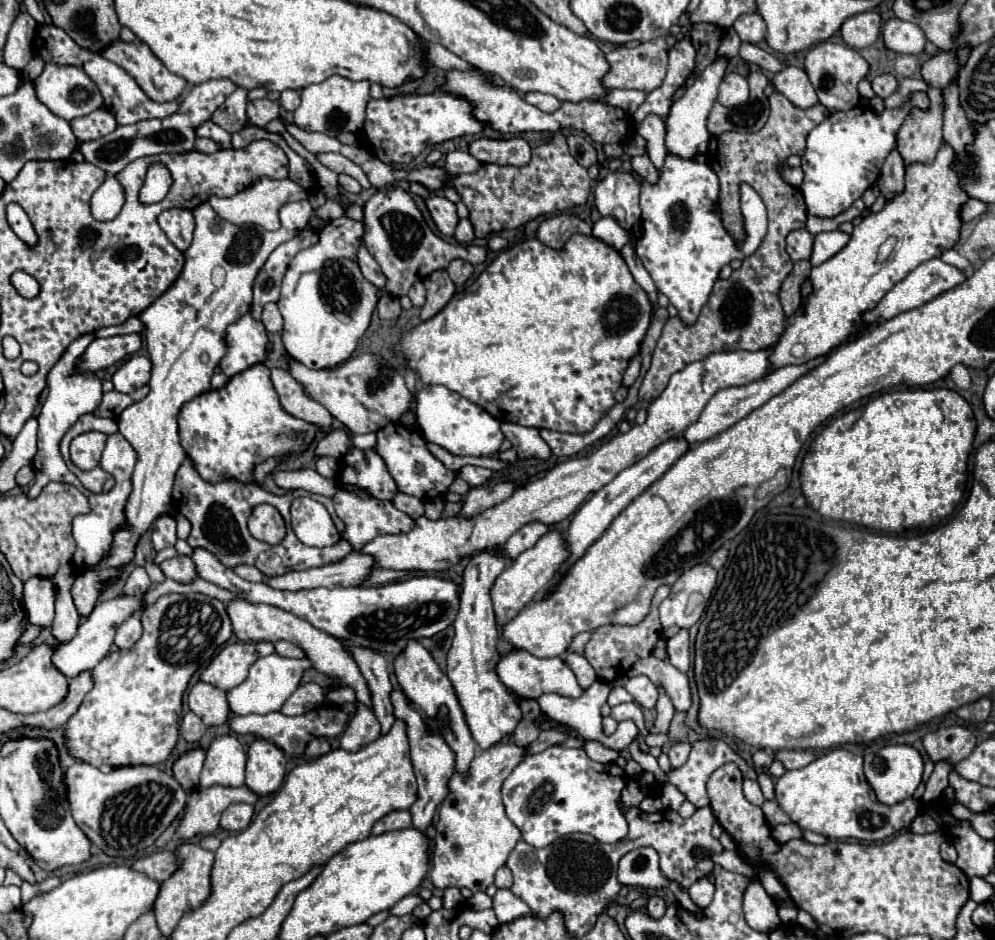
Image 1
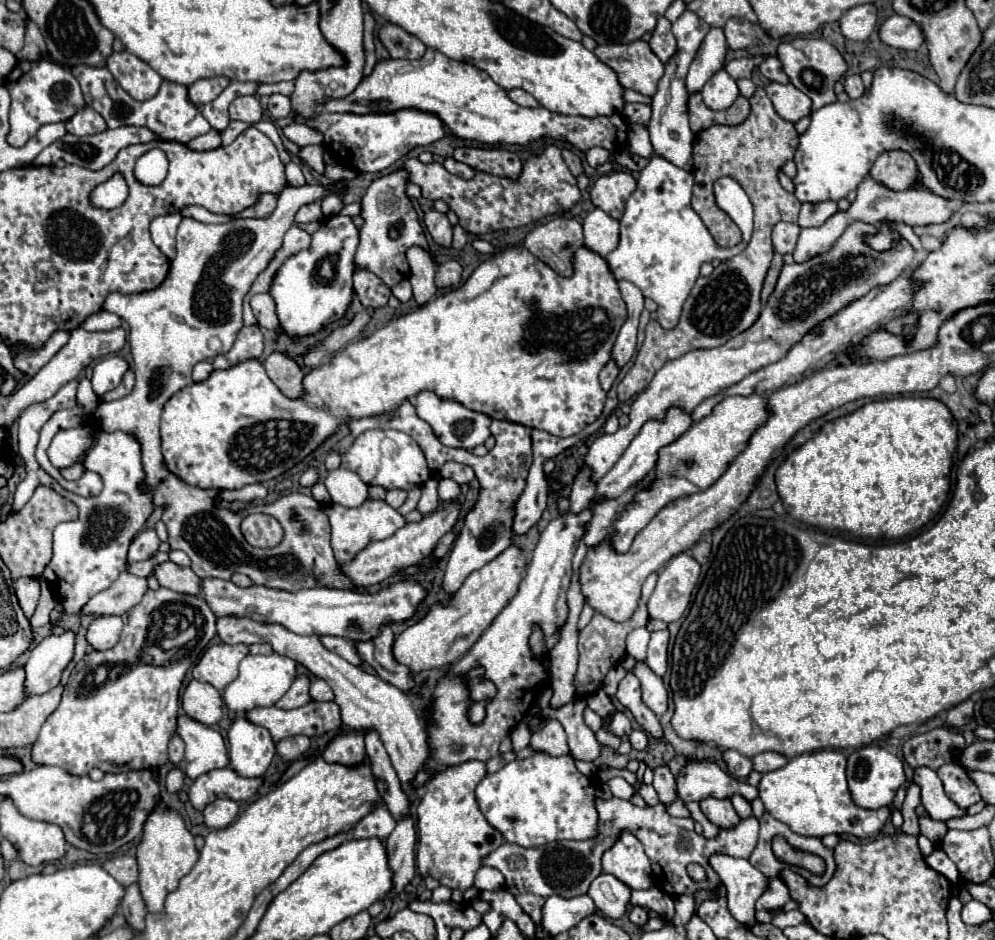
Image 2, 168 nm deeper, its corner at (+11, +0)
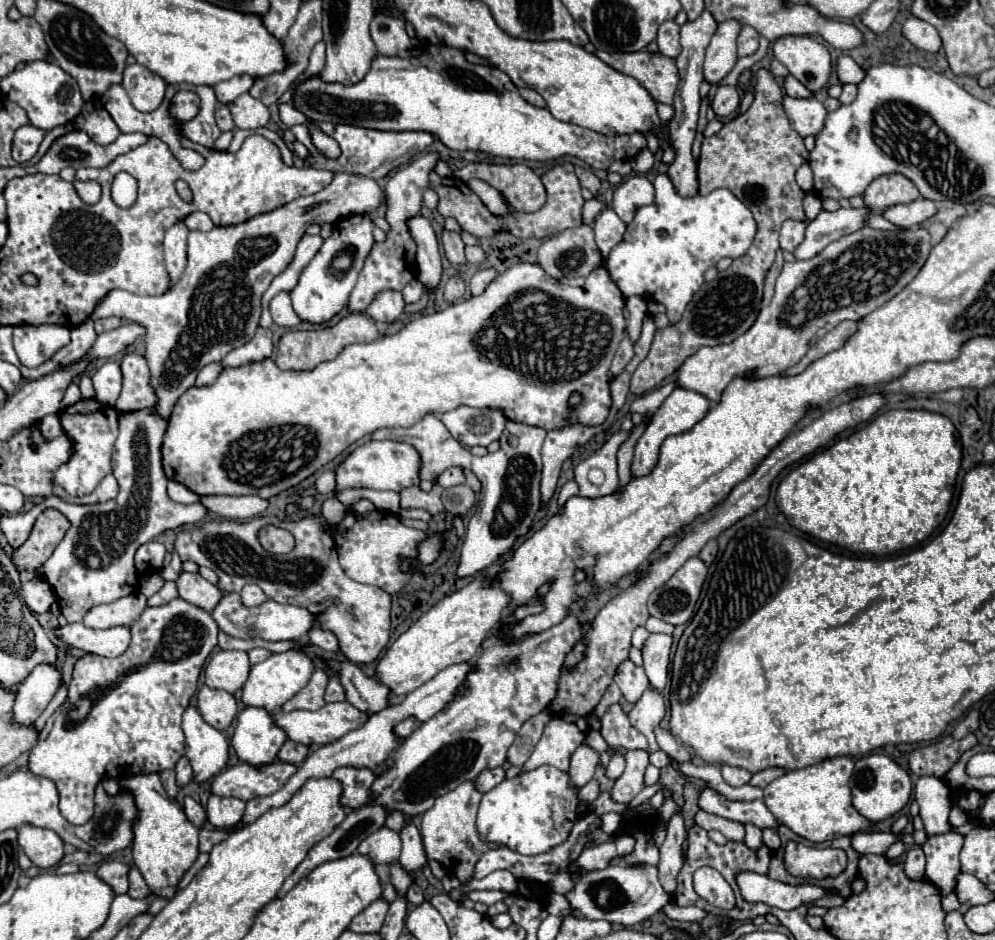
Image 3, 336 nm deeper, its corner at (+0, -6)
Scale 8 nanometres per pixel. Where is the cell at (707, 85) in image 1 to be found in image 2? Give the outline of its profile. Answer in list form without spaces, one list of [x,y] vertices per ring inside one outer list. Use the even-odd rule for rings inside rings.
[[[711,29],[691,63],[691,69],[687,75],[689,95],[699,93],[703,85],[725,65],[725,55],[727,55],[727,41],[723,35],[723,29]]]

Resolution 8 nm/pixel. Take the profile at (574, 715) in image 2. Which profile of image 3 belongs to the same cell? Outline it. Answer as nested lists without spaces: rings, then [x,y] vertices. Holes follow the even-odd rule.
[[[586,743],[580,745],[572,759],[570,759],[570,769],[568,769],[568,775],[570,775],[570,783],[574,783],[574,787],[582,787],[586,785],[592,775],[594,775],[594,769],[598,767],[600,759],[598,759],[598,753],[594,749],[590,749]]]

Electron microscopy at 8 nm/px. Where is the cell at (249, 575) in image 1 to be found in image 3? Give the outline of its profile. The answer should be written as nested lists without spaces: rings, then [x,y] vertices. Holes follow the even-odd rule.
[[[246,585],[242,591],[240,591],[240,597],[242,597],[242,603],[246,607],[254,607],[254,605],[262,605],[266,601],[266,595],[264,591],[258,587],[258,585]]]

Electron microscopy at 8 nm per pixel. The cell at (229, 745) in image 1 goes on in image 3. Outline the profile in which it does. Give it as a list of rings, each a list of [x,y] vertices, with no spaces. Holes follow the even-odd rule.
[[[188,707],[182,715],[182,731],[186,735],[186,759],[192,765],[194,781],[202,783],[218,775],[228,761],[228,741],[208,725],[196,707]]]

